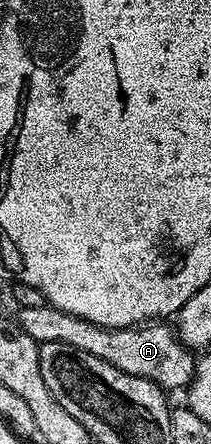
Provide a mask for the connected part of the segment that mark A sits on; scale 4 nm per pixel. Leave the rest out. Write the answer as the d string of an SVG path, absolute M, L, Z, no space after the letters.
M49 303L36 305L36 309L24 307L17 313L18 326L24 328L28 337L35 339L38 344L60 341L73 345L76 349L84 349L86 353L92 353L94 357L116 365L129 375L152 380L167 392L173 393L177 387L189 388L190 380L194 378L195 356L189 347L179 341L175 328L165 327L165 322L154 321L149 325L136 327L101 327L72 313L64 313L64 309L56 309Z

